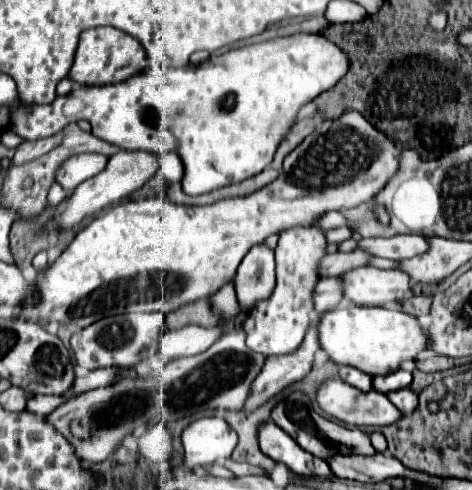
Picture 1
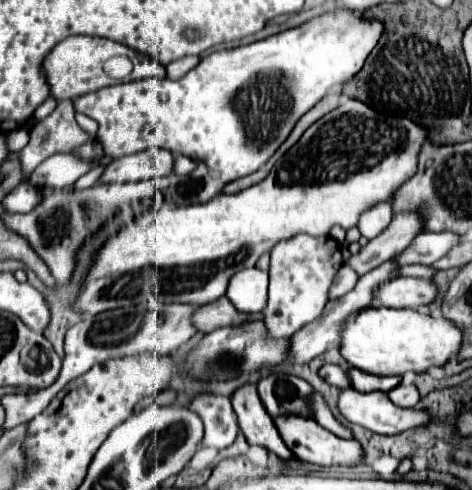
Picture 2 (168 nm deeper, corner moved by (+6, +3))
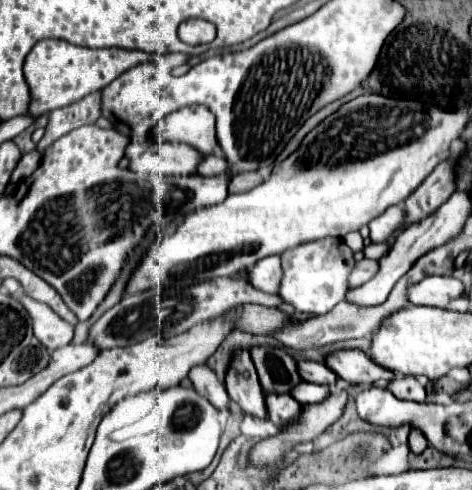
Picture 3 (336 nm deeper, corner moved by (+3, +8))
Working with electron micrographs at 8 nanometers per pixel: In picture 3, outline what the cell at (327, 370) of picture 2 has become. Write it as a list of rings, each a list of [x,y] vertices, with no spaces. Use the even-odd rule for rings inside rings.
[[[300,360],[298,362],[298,368],[300,368],[300,376],[304,376],[304,380],[306,382],[312,382],[312,384],[334,386],[336,380],[338,380],[338,376],[326,364],[320,364],[320,362]]]

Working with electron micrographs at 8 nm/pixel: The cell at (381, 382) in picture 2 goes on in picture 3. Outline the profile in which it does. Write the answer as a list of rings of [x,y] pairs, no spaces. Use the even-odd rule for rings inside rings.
[[[340,350],[326,358],[326,364],[334,368],[336,376],[346,380],[350,386],[374,386],[380,380],[390,382],[394,378],[392,372],[372,364],[368,354],[360,350]]]

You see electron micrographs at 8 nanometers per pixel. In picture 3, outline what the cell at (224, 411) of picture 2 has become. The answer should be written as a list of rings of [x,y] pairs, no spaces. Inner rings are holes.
[[[200,364],[200,366],[192,368],[188,378],[192,380],[194,390],[200,396],[204,396],[214,408],[218,408],[218,410],[228,410],[230,408],[230,398],[228,398],[224,382],[220,382],[216,378],[216,374],[206,364]]]

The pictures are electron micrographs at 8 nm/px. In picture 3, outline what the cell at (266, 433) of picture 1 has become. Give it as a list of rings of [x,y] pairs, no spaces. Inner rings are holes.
[[[236,352],[236,360],[232,360],[232,368],[228,368],[226,390],[228,396],[242,408],[244,414],[262,420],[268,418],[264,390],[260,386],[250,352]]]

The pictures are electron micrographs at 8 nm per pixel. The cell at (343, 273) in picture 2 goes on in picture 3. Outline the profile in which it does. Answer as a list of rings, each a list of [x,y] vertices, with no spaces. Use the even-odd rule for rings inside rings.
[[[362,258],[354,264],[348,280],[350,280],[350,288],[356,288],[364,282],[368,282],[368,278],[372,278],[376,274],[376,260],[370,258]]]

